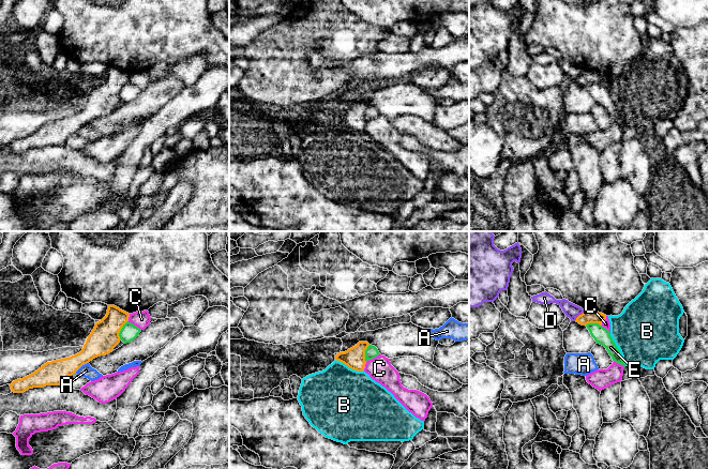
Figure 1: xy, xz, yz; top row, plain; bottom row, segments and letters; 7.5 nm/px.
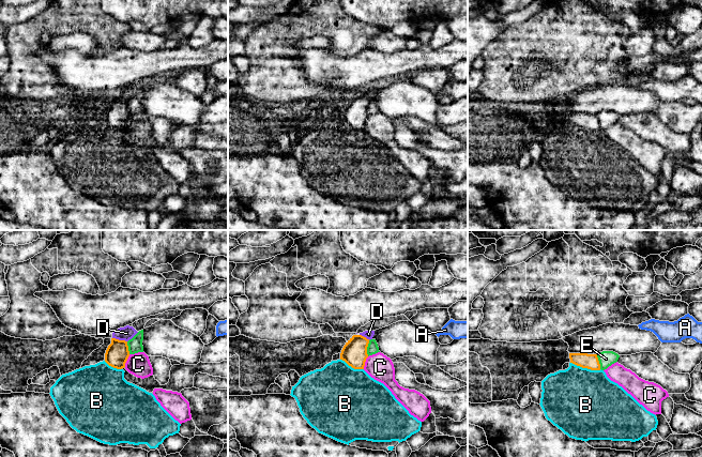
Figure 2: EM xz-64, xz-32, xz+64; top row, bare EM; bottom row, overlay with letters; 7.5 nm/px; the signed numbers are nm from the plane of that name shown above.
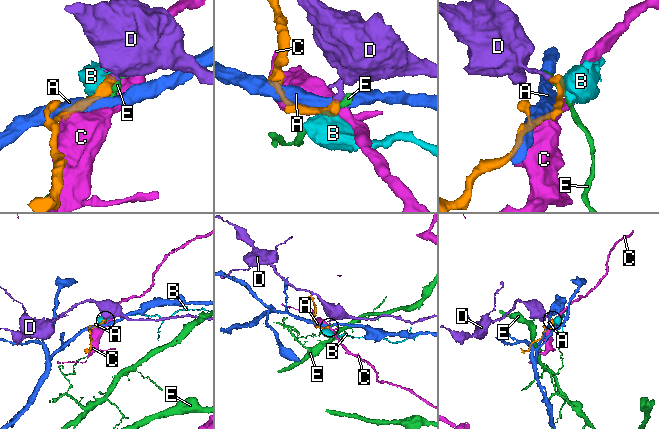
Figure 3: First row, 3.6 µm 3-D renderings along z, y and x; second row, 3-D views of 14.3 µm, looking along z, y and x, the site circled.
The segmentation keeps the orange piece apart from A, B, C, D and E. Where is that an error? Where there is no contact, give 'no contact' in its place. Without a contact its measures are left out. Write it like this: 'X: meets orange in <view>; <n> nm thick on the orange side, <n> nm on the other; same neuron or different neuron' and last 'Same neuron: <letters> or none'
A: meets orange in xy; 200 nm thick on the orange side, 100 nm on the other; different neuron
B: meets orange in xz; 160 nm thick on the orange side, 480 nm on the other; different neuron
C: meets orange in yz; 100 nm thick on the orange side, 60 nm on the other; different neuron
D: meets orange in yz; 100 nm thick on the orange side, 110 nm on the other; different neuron
E: meets orange in xy; 220 nm thick on the orange side, 120 nm on the other; different neuron
Same neuron: none

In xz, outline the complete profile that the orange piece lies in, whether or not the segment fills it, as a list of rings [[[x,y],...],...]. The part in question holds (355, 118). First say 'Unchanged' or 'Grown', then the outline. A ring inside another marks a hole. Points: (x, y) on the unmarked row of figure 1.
Unchanged. [[[359,102],[354,107],[345,112],[340,112],[335,116],[335,120],[344,123],[349,128],[363,132],[365,128],[365,110],[369,104],[367,102]]]

